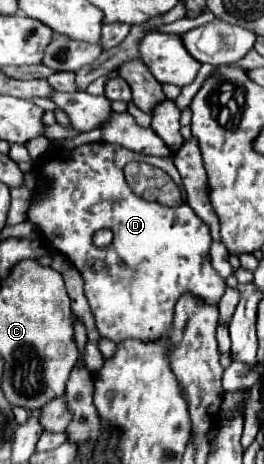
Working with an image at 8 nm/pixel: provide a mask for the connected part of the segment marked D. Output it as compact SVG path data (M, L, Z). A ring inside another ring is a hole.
M92 142L92 144L82 144L80 148L74 148L74 150L68 150L68 152L62 150L62 148L50 148L48 154L46 154L46 156L42 158L42 162L38 164L38 168L40 168L40 172L42 172L46 178L50 178L50 186L52 186L52 188L50 188L50 196L48 196L44 202L38 202L38 204L30 206L30 210L28 210L28 220L32 220L32 222L40 228L40 232L48 238L48 242L50 242L56 250L60 250L60 252L78 268L78 272L82 274L82 278L84 278L84 294L86 294L88 304L90 304L90 308L92 308L92 314L94 314L96 328L98 328L100 336L104 336L104 338L108 338L108 340L112 340L112 342L116 342L116 344L120 344L120 342L124 342L124 340L128 340L128 338L142 340L142 342L156 342L156 340L162 340L162 338L168 334L168 330L170 330L170 324L172 324L172 318L174 318L174 306L176 306L176 302L178 302L178 298L180 298L182 294L192 294L192 296L198 298L200 302L218 306L218 302L222 300L222 296L224 296L224 292L226 292L226 280L220 278L218 272L210 266L210 242L212 242L210 228L208 228L208 224L204 224L204 222L194 214L194 210L188 206L188 202L186 202L186 192L184 192L184 188L182 188L182 180L180 180L180 174L178 174L178 170L176 170L172 158L142 156L142 154L136 154L136 152L126 150L126 148L122 148L122 146L110 146L110 144L106 144L106 142ZM128 162L146 162L146 164L152 164L152 166L162 168L162 170L180 186L184 204L178 206L178 208L170 208L170 206L164 206L164 204L158 204L158 202L148 202L148 200L136 196L136 194L130 190L130 186L126 184L126 180L124 180L124 166L126 166ZM100 228L110 228L110 230L114 232L112 244L110 244L108 248L104 248L104 250L94 248L94 244L92 244L92 236L94 236L94 232L100 230Z

